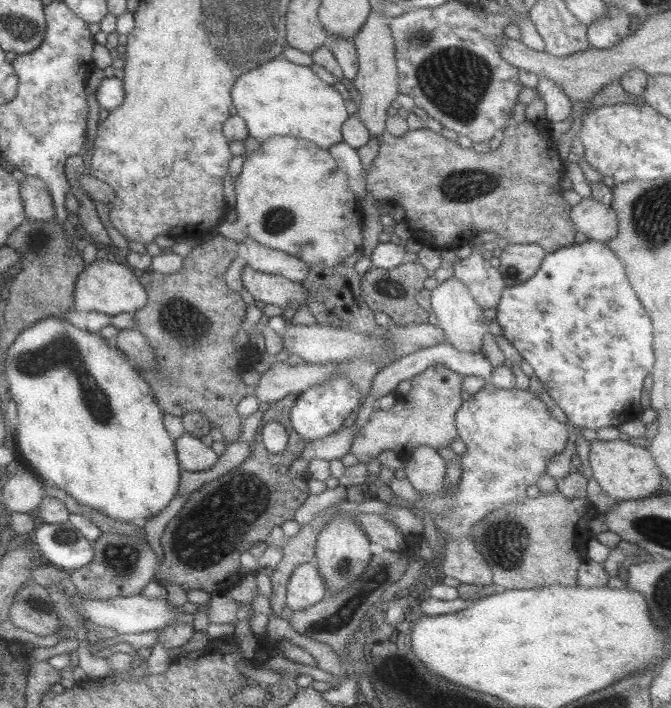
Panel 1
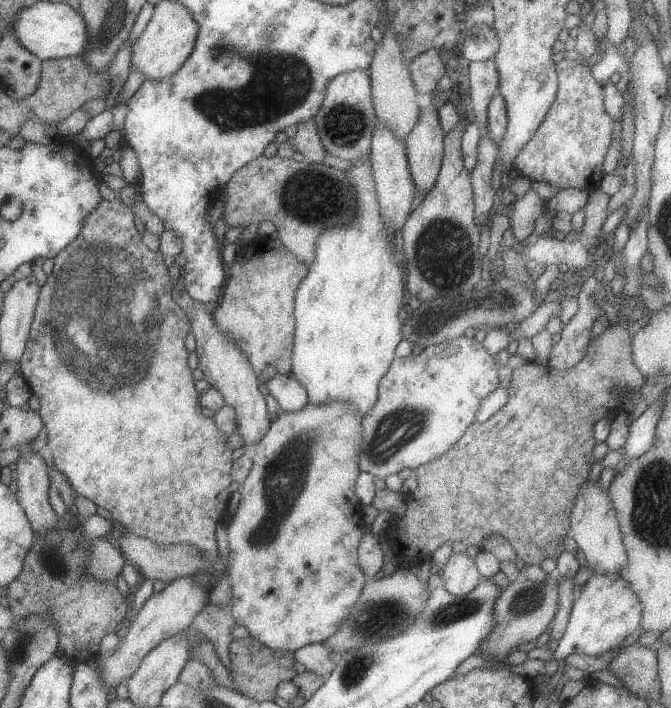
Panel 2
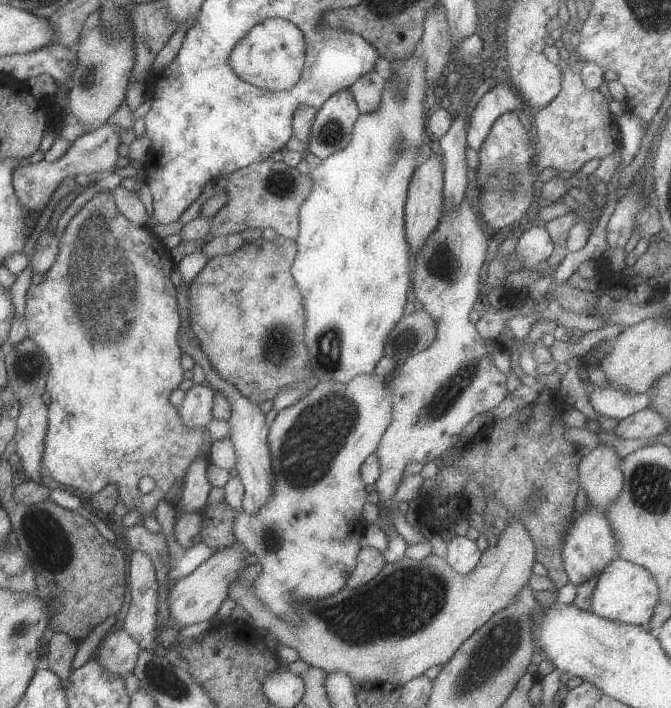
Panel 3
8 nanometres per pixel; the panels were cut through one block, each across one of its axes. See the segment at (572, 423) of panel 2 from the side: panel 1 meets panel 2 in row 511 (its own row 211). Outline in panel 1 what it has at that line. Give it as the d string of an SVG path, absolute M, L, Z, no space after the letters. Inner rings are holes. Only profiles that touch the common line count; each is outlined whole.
M511 122L504 132L504 138L499 148L495 150L490 149L488 153L477 152L473 148L462 148L457 142L446 139L442 133L432 132L427 128L409 130L409 132L400 137L394 137L392 134L384 132L378 140L378 155L374 158L367 172L367 189L372 193L376 201L389 200L392 204L400 205L406 209L404 221L409 227L410 234L424 247L436 248L441 246L442 249L456 248L467 244L478 232L482 231L490 231L497 239L506 238L509 244L539 244L547 253L574 244L574 236L576 236L578 230L576 225L571 224L568 219L568 214L573 206L564 200L562 186L560 186L560 180L565 177L566 164L560 161L558 149L552 144L550 128L548 126L540 126L540 122L536 122L536 126L519 126Z

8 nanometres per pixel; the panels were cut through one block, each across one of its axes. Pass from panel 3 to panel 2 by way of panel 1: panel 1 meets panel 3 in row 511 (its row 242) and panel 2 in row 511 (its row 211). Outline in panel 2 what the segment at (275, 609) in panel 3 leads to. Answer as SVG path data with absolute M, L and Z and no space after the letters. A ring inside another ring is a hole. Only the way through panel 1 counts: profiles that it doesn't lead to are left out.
M330 402L330 404L308 403L302 410L296 412L280 412L268 432L257 442L251 452L253 467L248 478L240 485L240 504L234 516L229 518L227 525L229 542L227 575L232 587L231 613L238 625L246 626L250 637L257 638L272 650L296 652L303 646L323 643L346 620L346 614L350 614L362 588L369 581L368 577L364 576L359 563L359 546L364 538L366 527L361 511L362 505L355 494L356 481L361 473L358 462L360 450L362 450L362 416L358 414L358 410L354 412L350 406L344 406L344 402Z

